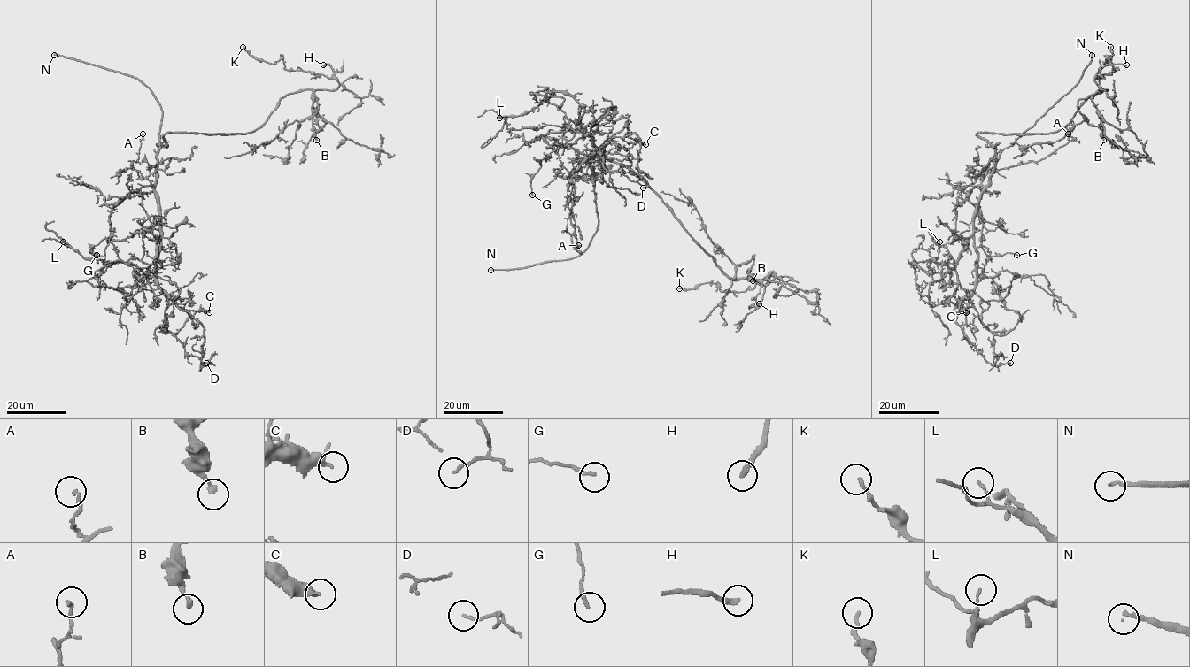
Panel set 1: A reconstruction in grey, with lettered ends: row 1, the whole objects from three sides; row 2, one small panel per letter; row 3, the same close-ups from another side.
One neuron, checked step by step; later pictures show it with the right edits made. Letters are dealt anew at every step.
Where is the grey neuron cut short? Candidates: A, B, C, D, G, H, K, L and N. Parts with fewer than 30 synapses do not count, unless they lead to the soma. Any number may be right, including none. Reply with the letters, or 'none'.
H, N

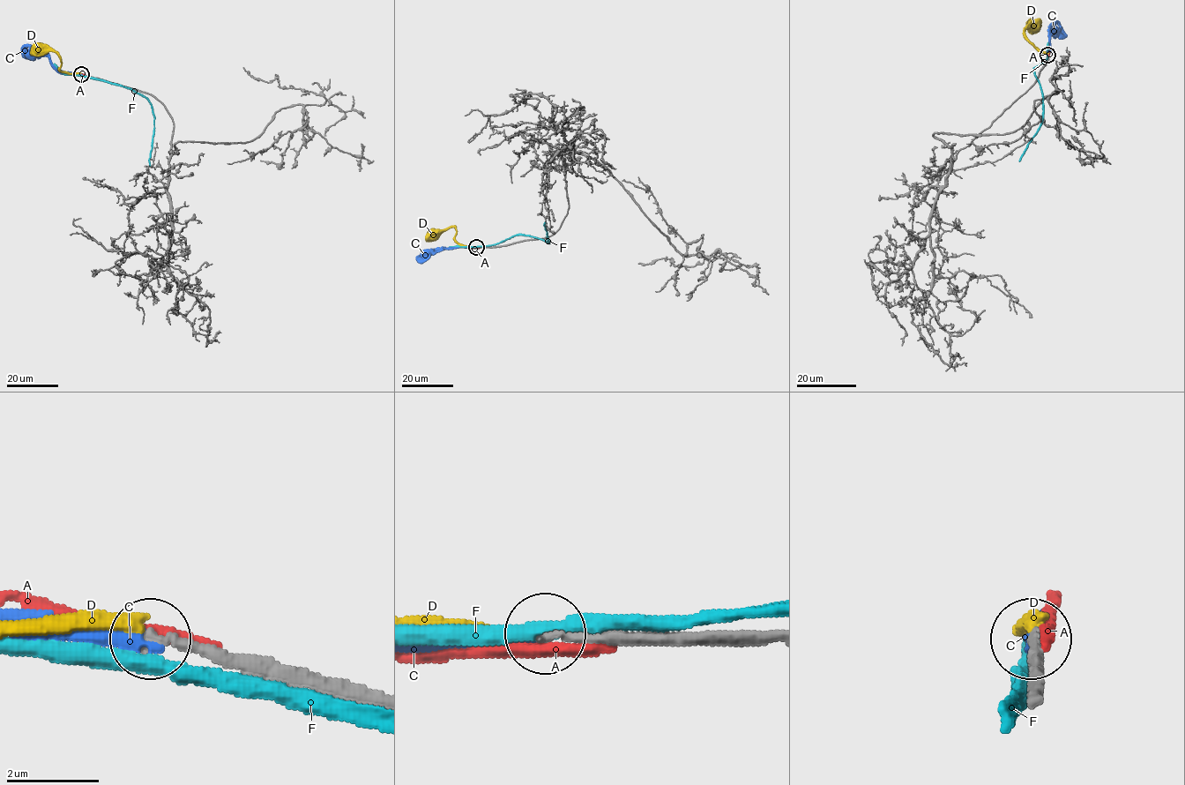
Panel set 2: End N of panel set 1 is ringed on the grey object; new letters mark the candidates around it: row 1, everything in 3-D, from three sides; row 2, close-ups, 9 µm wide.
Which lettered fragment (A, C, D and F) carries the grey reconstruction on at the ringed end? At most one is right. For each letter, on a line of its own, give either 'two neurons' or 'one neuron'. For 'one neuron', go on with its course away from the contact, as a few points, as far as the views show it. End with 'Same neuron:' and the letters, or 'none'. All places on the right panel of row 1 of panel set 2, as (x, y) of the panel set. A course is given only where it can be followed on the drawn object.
A: two neurons
C: one neuron; course (1048, 55), (1049, 37), (1057, 32)
D: two neurons
F: two neurons
Same neuron: C

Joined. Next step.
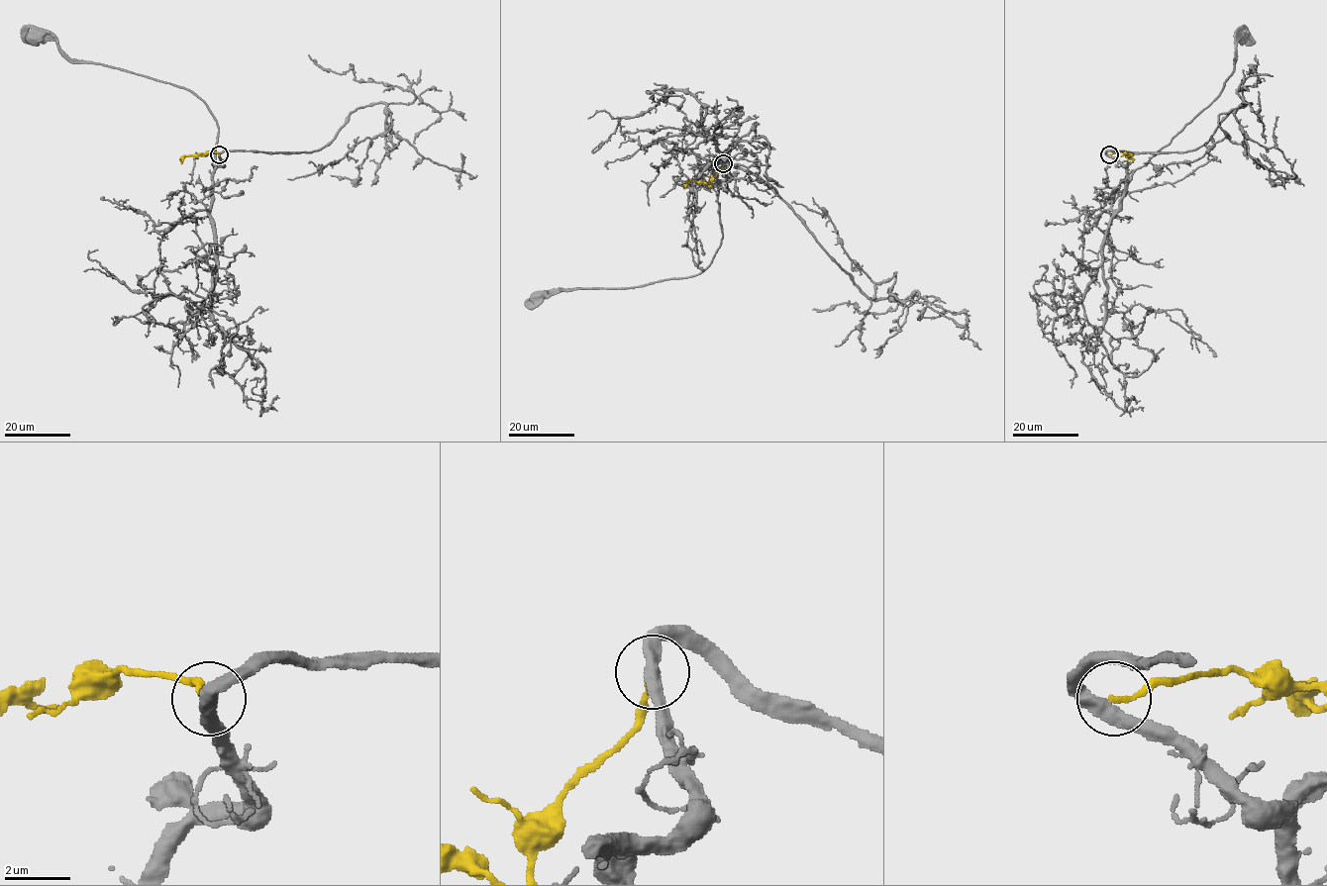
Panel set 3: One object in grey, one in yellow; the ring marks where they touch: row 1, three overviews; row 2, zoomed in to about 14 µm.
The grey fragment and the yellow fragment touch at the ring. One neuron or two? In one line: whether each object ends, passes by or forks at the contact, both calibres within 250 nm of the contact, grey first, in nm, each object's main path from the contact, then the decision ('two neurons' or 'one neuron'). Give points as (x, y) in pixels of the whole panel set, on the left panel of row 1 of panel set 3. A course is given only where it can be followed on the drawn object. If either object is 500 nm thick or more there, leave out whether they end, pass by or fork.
grey passes by; yellow ends there; 400 nm thick on the grey side, 160 nm on the other; grey runs (219, 154), (223, 165), (212, 179), (218, 126), (197, 95), (125, 70), (77, 62), (54, 41), (33, 38); yellow runs (219, 154), (211, 151), (184, 155), (182, 162); two neurons

